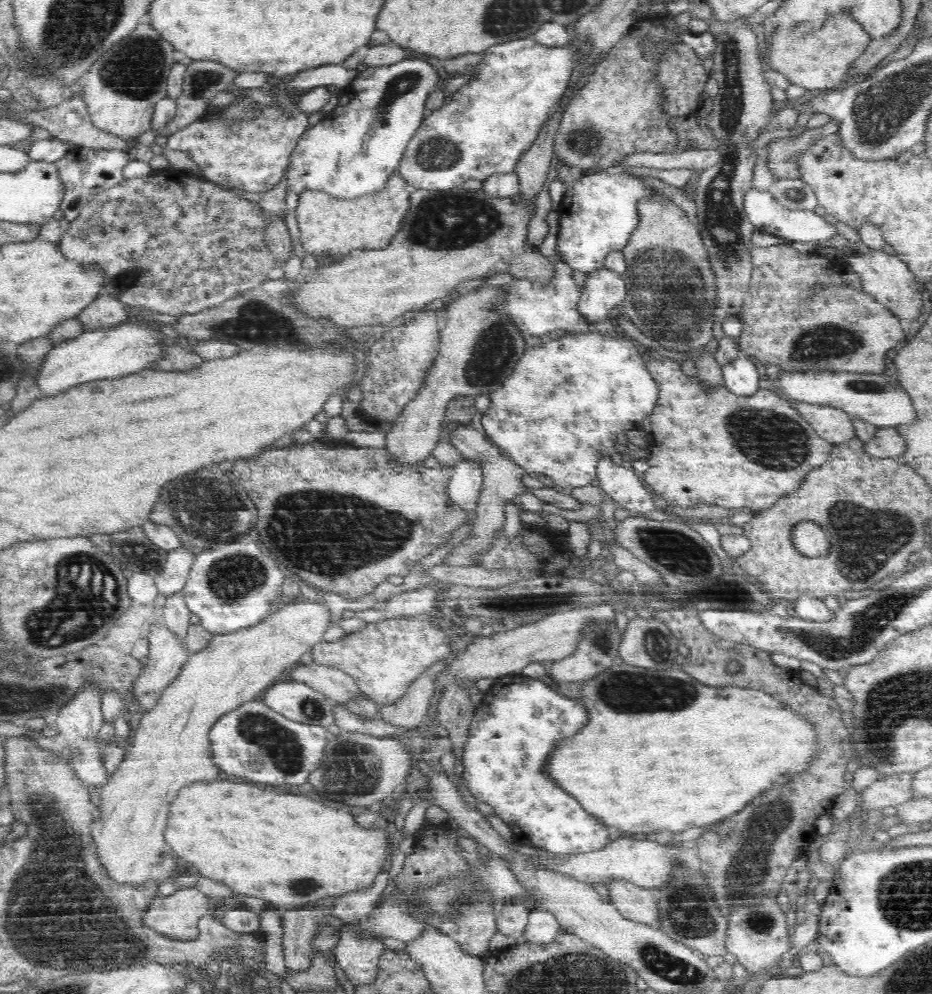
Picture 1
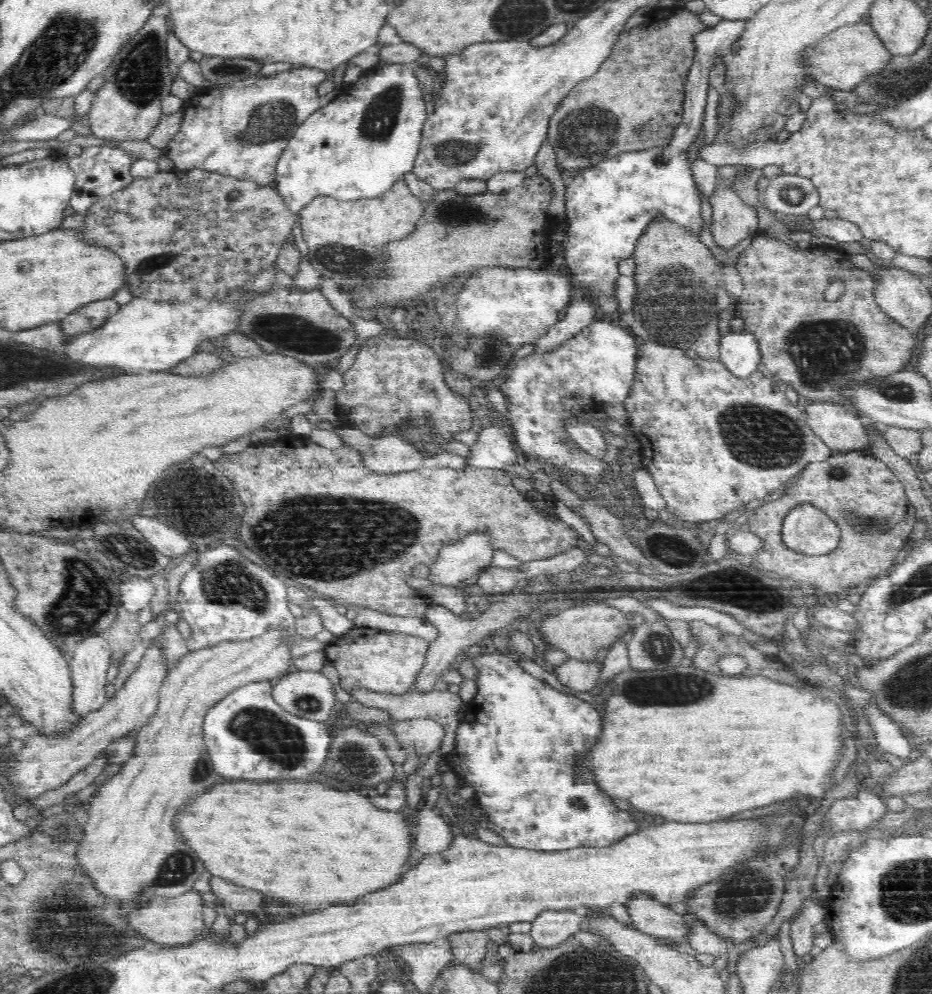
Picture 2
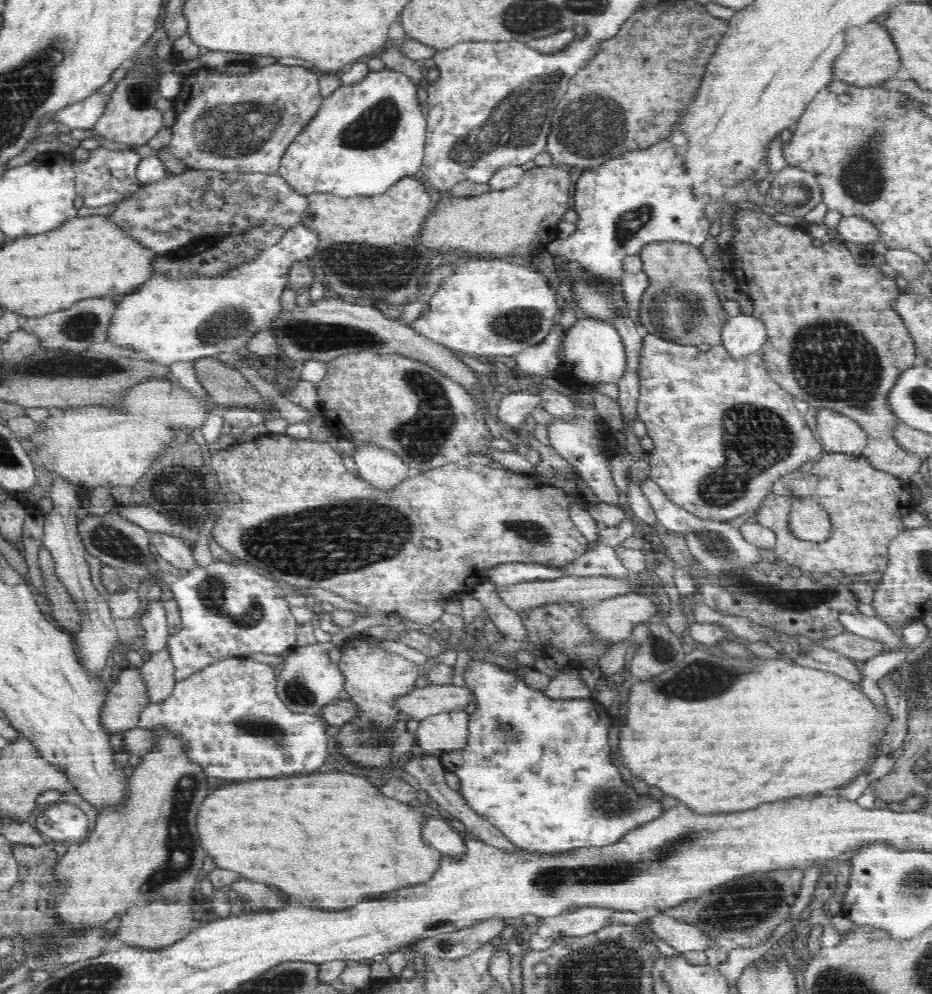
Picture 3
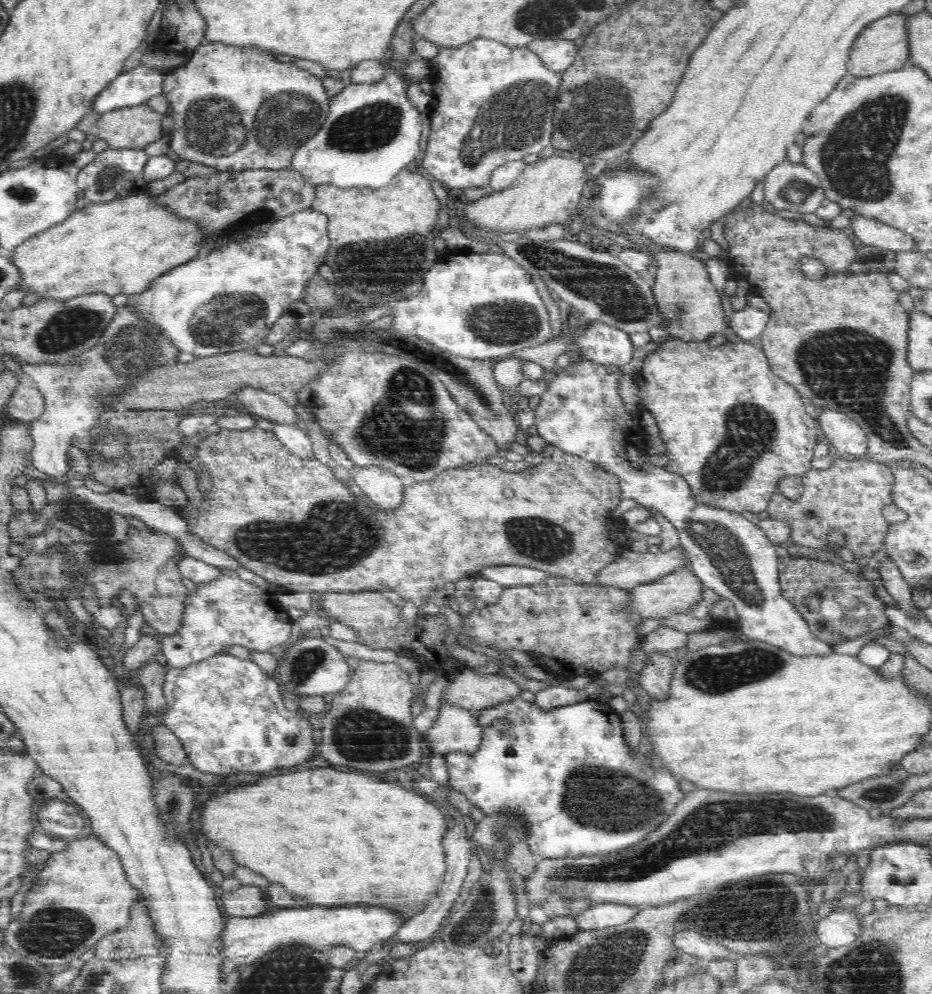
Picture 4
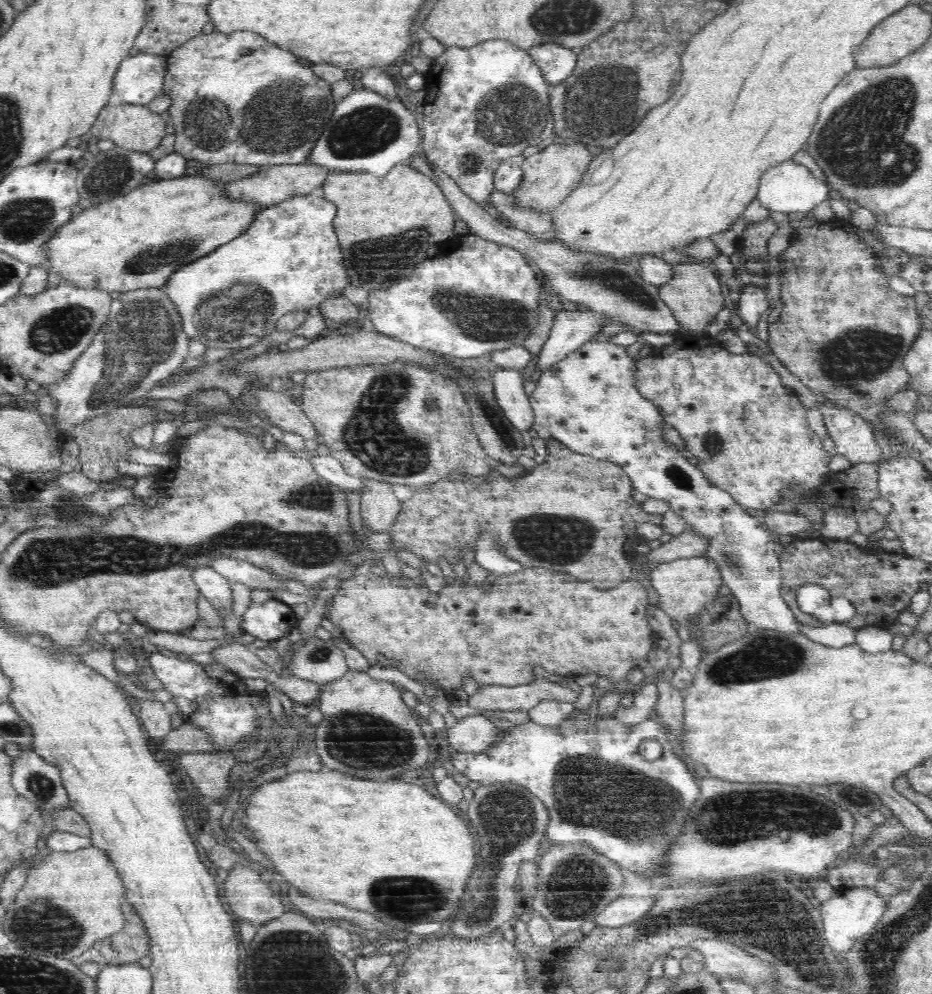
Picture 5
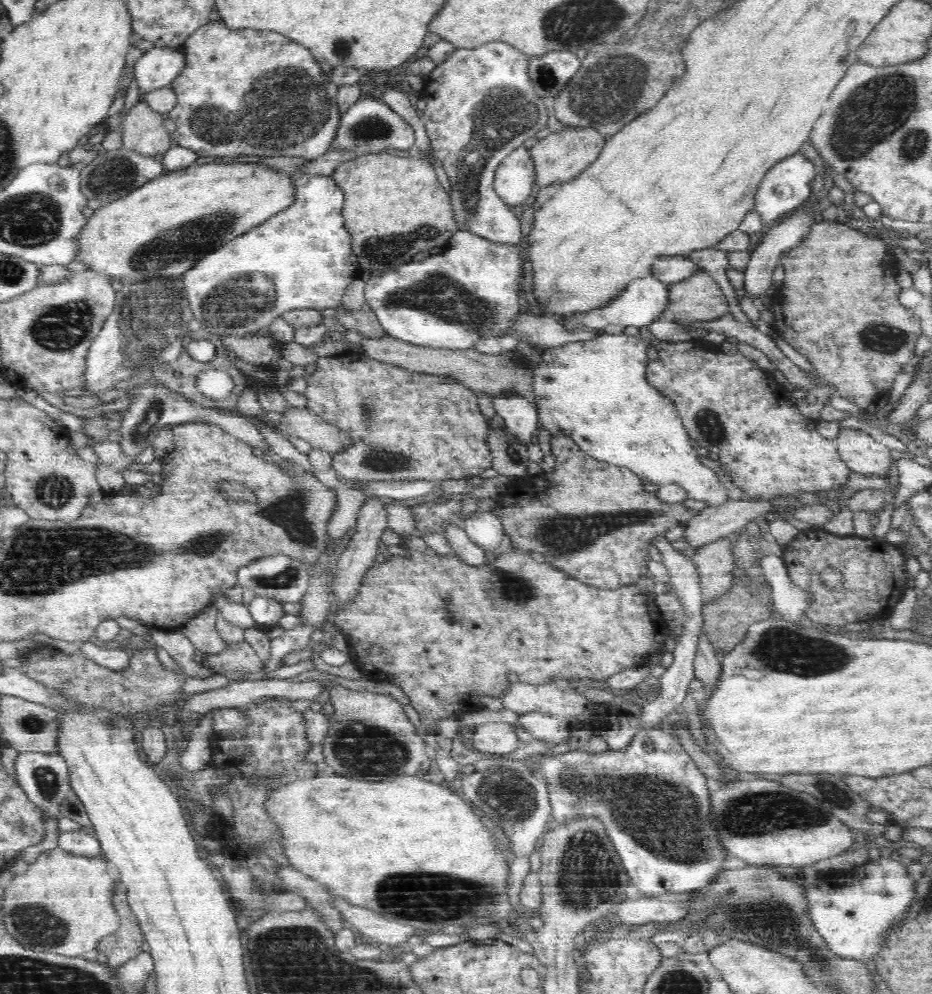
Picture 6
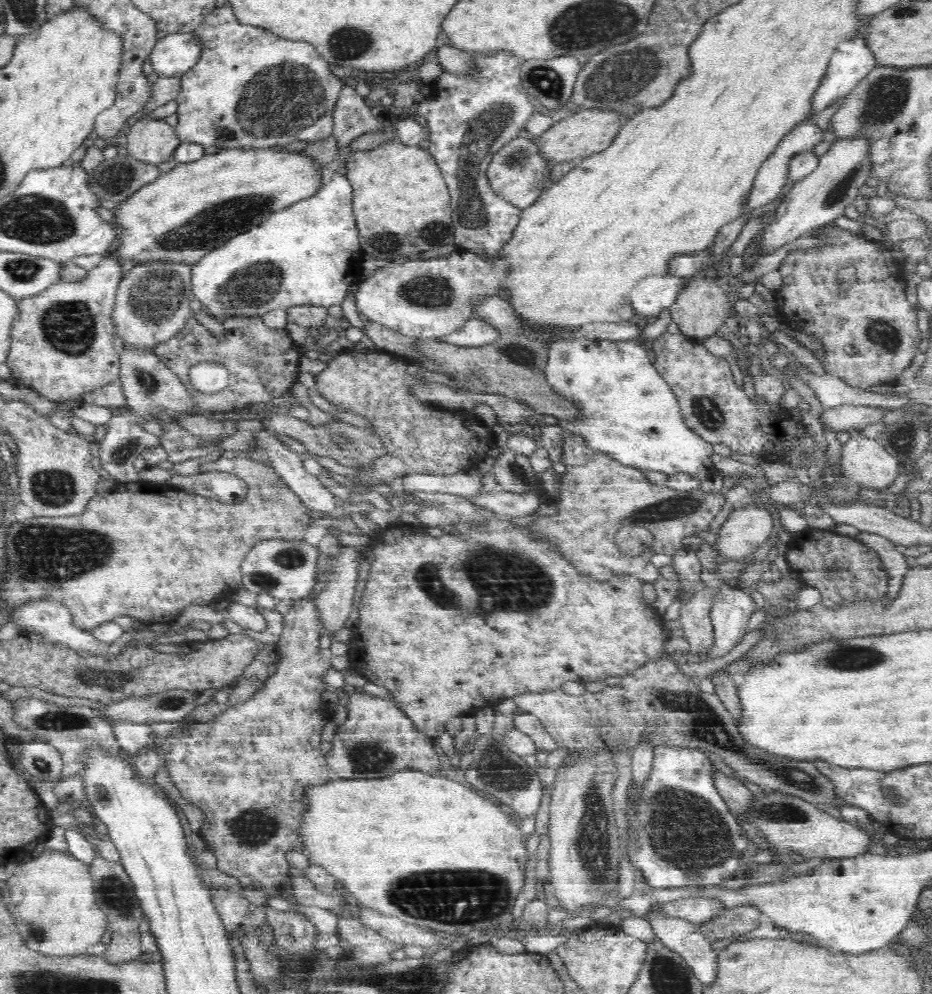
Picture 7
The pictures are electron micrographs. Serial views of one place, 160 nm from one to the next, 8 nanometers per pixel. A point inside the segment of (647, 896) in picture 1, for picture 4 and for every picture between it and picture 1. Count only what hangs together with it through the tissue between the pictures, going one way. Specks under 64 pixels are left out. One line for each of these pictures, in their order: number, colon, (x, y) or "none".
2: (652, 918)
3: (685, 938)
4: (706, 950)

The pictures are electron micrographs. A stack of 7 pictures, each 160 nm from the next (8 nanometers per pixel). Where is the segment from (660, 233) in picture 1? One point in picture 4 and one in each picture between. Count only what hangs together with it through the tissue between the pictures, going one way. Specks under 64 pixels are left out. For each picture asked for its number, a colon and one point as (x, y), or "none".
2: (677, 280)
3: (681, 304)
4: (690, 307)

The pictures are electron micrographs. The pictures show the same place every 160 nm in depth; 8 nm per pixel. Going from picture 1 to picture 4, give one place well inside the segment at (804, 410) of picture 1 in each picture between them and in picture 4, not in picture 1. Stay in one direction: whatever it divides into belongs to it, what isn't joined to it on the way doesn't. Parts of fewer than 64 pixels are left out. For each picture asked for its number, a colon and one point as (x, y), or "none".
2: (841, 429)
3: (839, 434)
4: (845, 436)

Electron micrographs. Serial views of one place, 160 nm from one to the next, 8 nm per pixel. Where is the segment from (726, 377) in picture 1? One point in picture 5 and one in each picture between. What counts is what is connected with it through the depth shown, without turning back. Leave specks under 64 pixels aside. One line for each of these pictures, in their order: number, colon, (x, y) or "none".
2: (738, 351)
3: (741, 335)
4: (748, 324)
5: (752, 304)

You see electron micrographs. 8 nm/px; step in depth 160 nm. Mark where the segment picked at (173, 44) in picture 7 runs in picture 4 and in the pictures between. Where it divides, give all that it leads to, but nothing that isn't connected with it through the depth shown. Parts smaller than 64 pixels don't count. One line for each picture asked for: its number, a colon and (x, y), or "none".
4: (138, 85)
5: (140, 78)
6: (158, 67)

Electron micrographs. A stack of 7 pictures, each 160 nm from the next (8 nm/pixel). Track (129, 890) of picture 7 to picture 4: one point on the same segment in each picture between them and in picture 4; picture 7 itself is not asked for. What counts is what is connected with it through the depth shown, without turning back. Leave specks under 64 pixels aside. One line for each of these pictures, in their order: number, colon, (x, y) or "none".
4: (138, 939)
5: (131, 944)
6: (117, 948)

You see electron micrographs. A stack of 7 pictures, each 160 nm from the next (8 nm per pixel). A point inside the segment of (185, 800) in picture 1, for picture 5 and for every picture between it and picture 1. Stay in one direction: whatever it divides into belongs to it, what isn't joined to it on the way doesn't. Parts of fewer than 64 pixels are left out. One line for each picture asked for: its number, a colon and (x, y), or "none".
2: (306, 844)
3: (332, 840)
4: (334, 838)
5: (390, 849)

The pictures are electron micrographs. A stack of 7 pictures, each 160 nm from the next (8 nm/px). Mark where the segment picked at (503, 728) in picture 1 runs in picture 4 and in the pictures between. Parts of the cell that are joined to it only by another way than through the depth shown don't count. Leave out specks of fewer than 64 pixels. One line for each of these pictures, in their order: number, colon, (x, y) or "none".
2: (519, 744)
3: (547, 784)
4: (568, 773)

